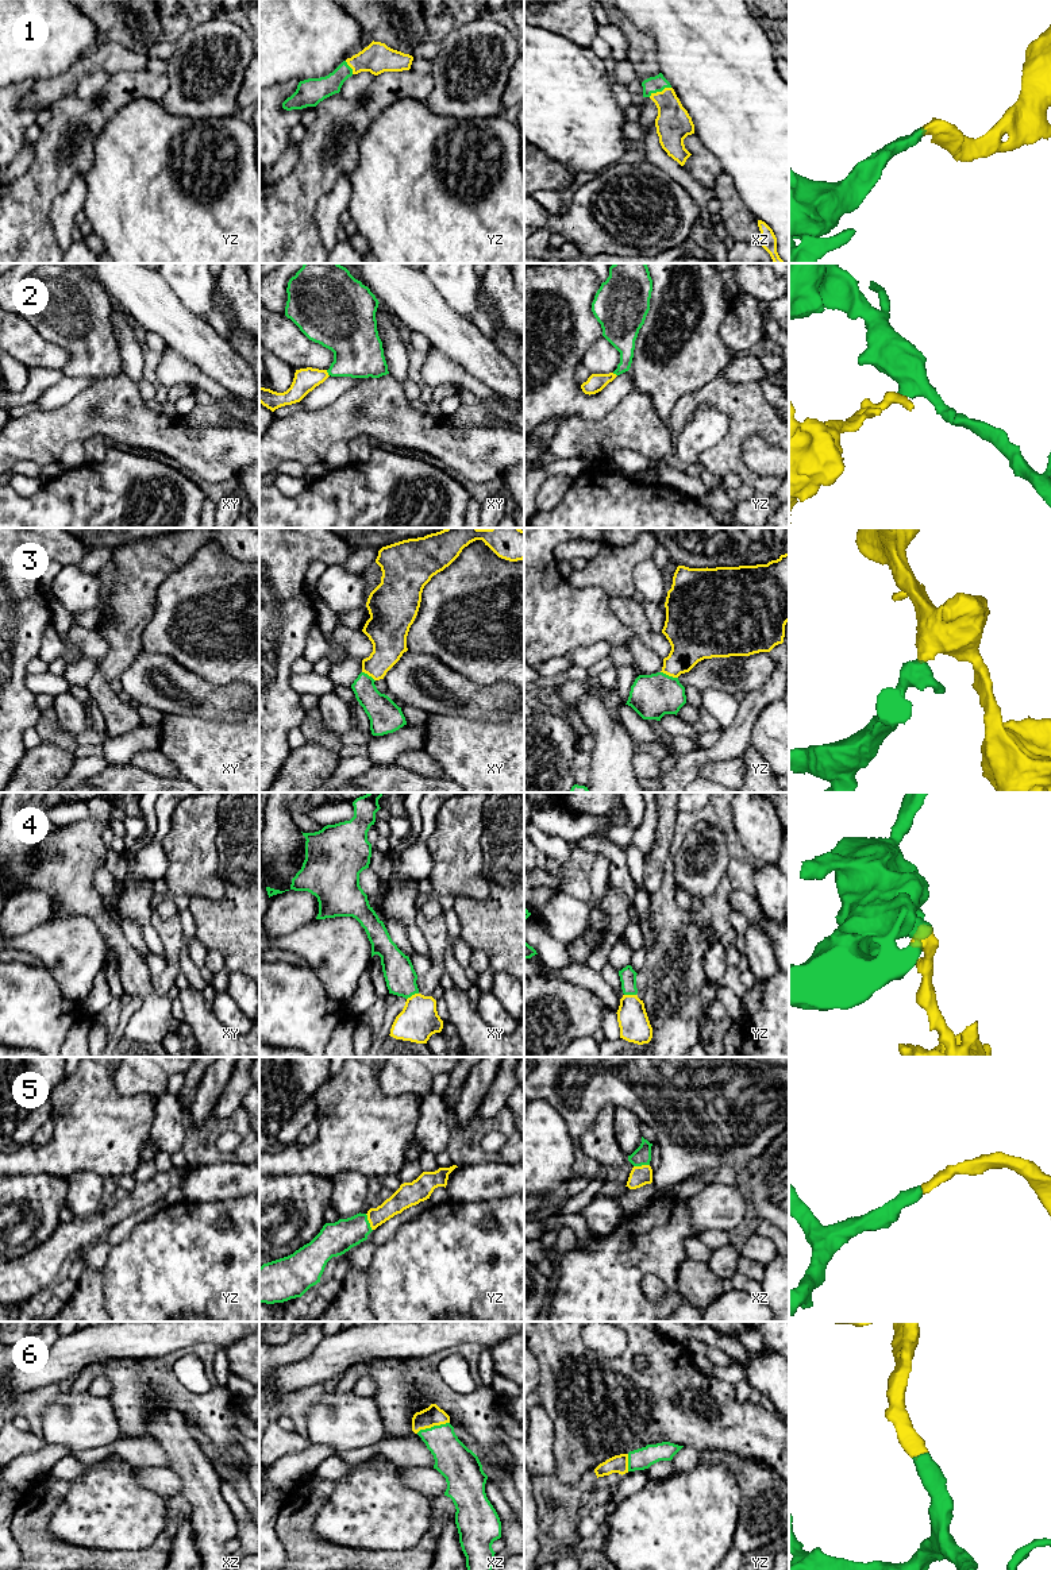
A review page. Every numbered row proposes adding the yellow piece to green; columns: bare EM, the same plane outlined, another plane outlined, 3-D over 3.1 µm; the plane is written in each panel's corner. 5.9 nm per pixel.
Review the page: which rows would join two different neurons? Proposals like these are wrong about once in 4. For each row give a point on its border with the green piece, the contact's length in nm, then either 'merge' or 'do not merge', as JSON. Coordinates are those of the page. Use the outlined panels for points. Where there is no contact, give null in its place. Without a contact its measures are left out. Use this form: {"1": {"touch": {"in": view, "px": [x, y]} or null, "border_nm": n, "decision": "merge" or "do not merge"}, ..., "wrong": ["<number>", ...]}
{"1": {"touch": {"in": "xz", "px": [659, 91]}, "border_nm": 150, "decision": "merge"}, "2": {"touch": {"in": "xy", "px": [327, 371]}, "border_nm": 40, "decision": "do not merge"}, "3": {"touch": {"in": "yz", "px": [668, 675]}, "border_nm": 110, "decision": "merge"}, "4": {"touch": {"in": "xy", "px": [412, 994]}, "border_nm": 80, "decision": "merge"}, "5": {"touch": {"in": "yz", "px": [368, 1222]}, "border_nm": 110, "decision": "merge"}, "6": {"touch": {"in": "xz", "px": [434, 1426]}, "border_nm": 220, "decision": "merge"}, "wrong": ["2"]}

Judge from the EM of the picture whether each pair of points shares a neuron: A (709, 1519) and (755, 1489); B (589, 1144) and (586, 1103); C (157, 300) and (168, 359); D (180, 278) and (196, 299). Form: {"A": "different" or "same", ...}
{"A": "different", "B": "different", "C": "different", "D": "same"}

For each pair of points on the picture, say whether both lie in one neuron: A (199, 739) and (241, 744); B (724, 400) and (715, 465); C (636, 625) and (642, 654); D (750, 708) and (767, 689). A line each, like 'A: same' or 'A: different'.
A: same
B: same
C: different
D: same

